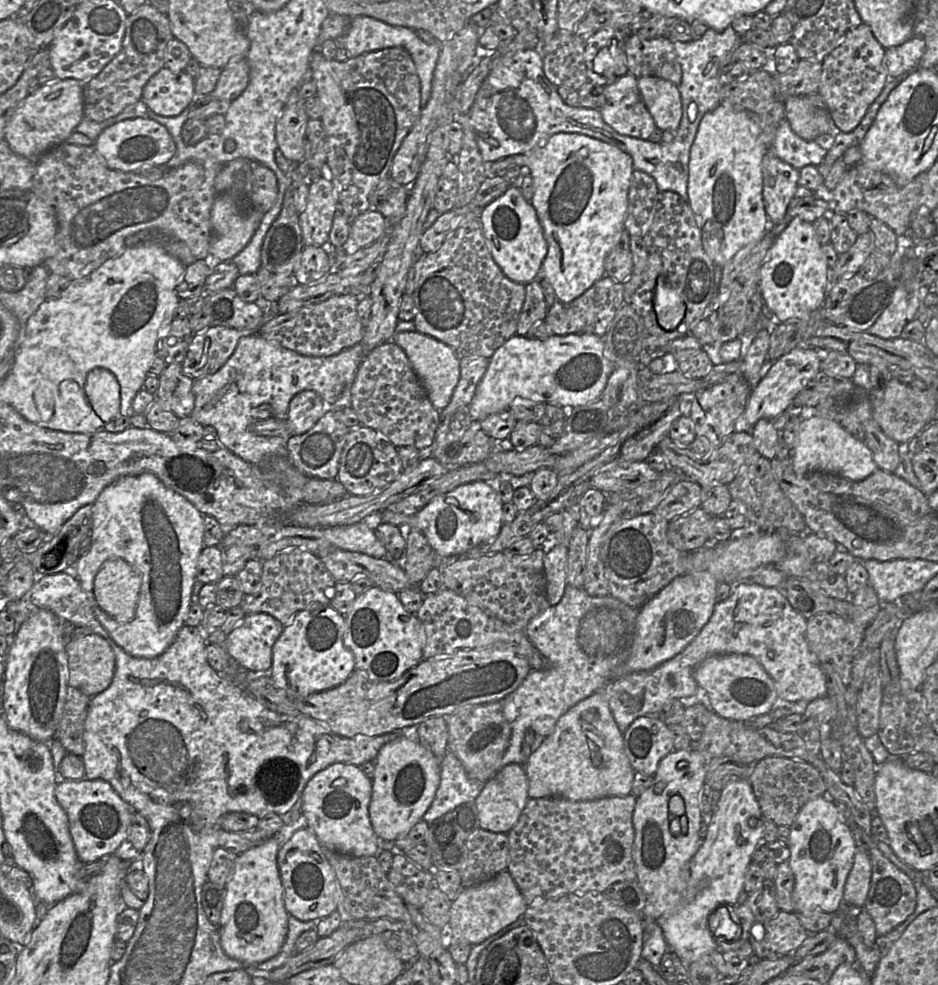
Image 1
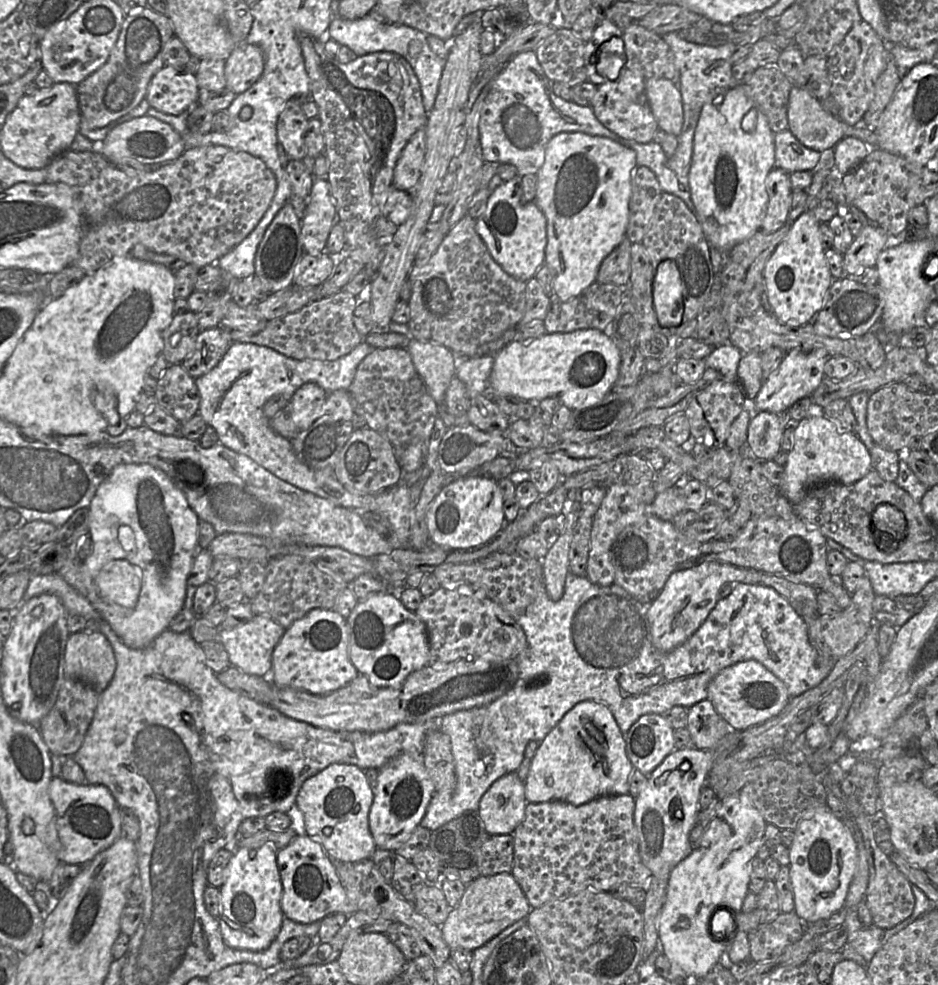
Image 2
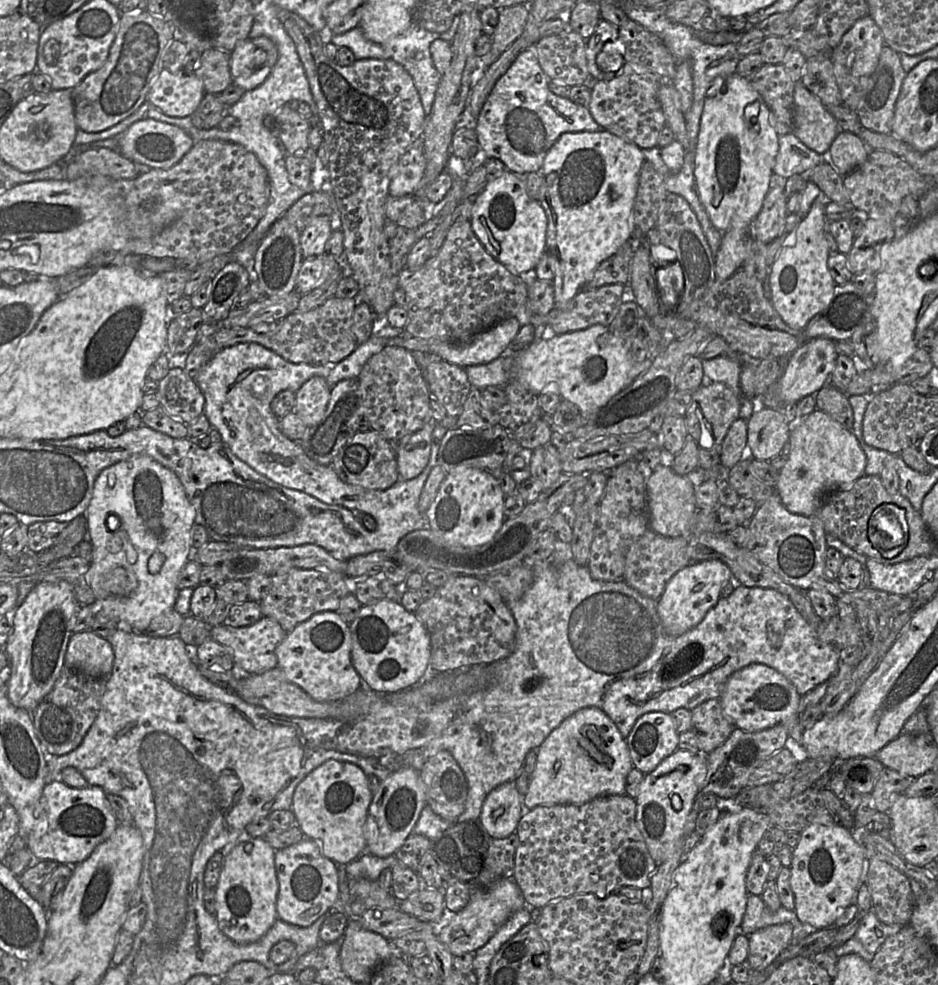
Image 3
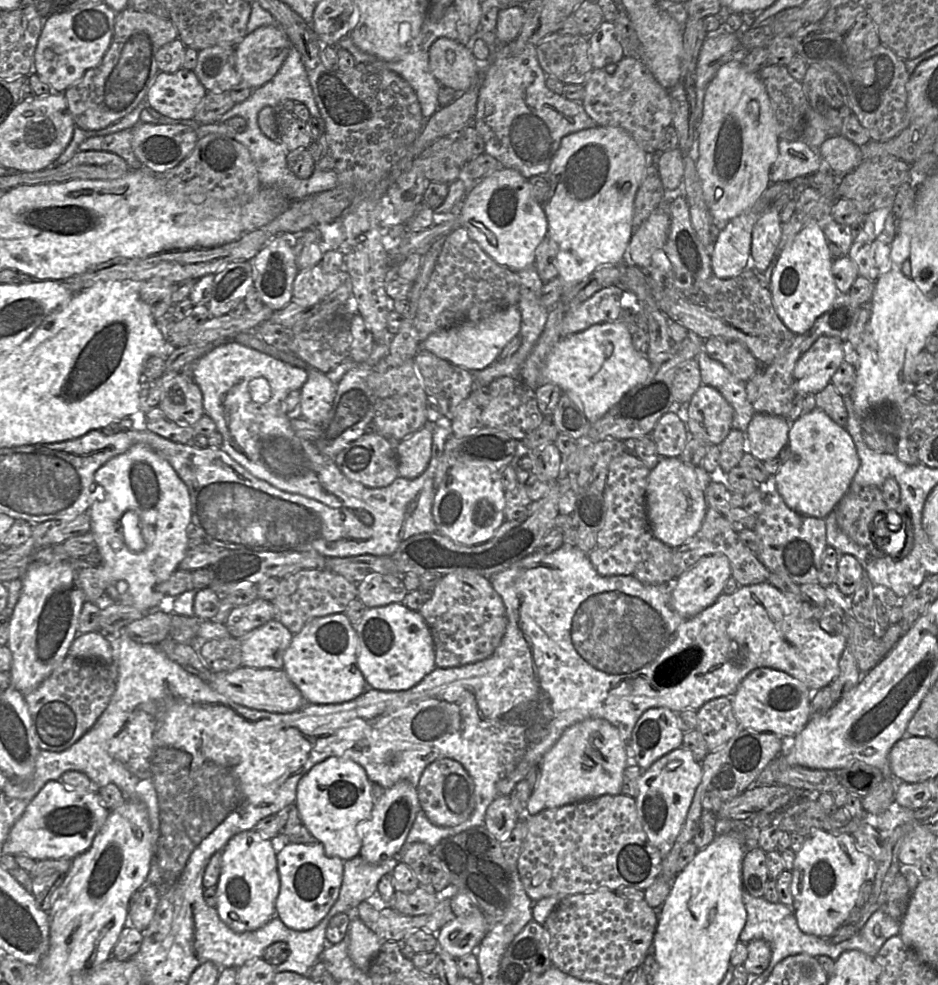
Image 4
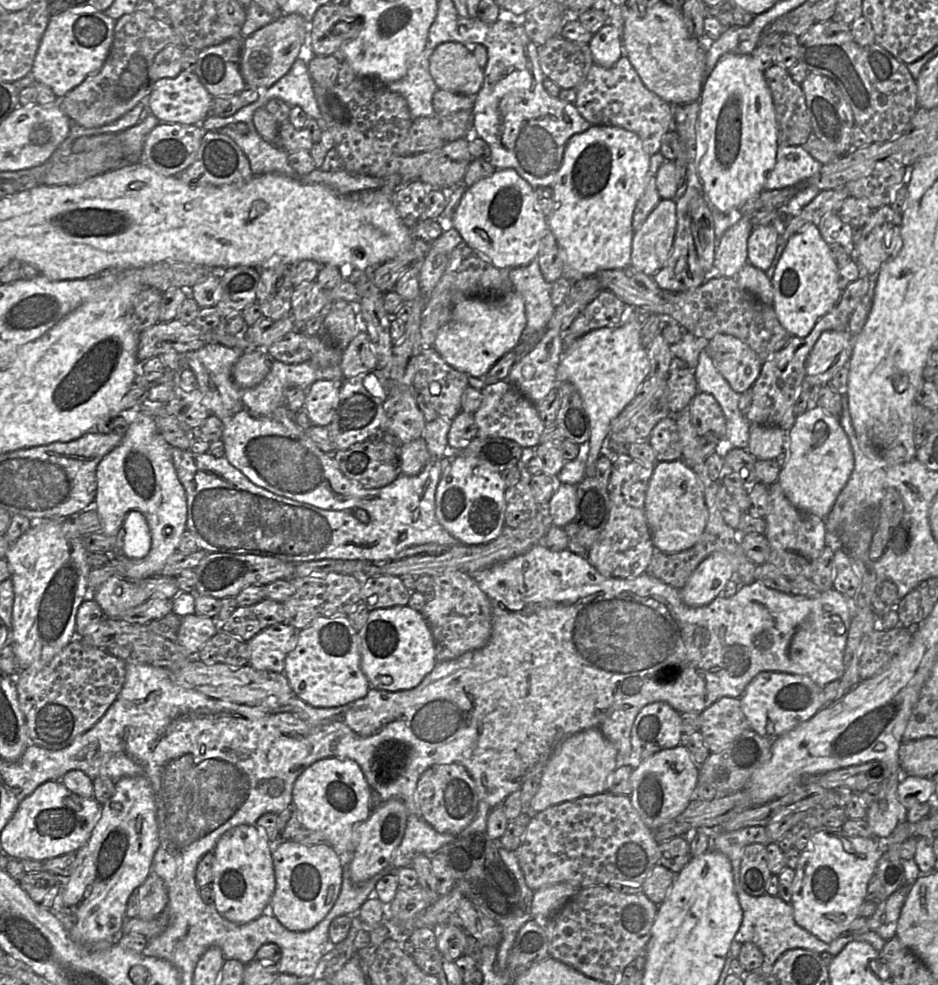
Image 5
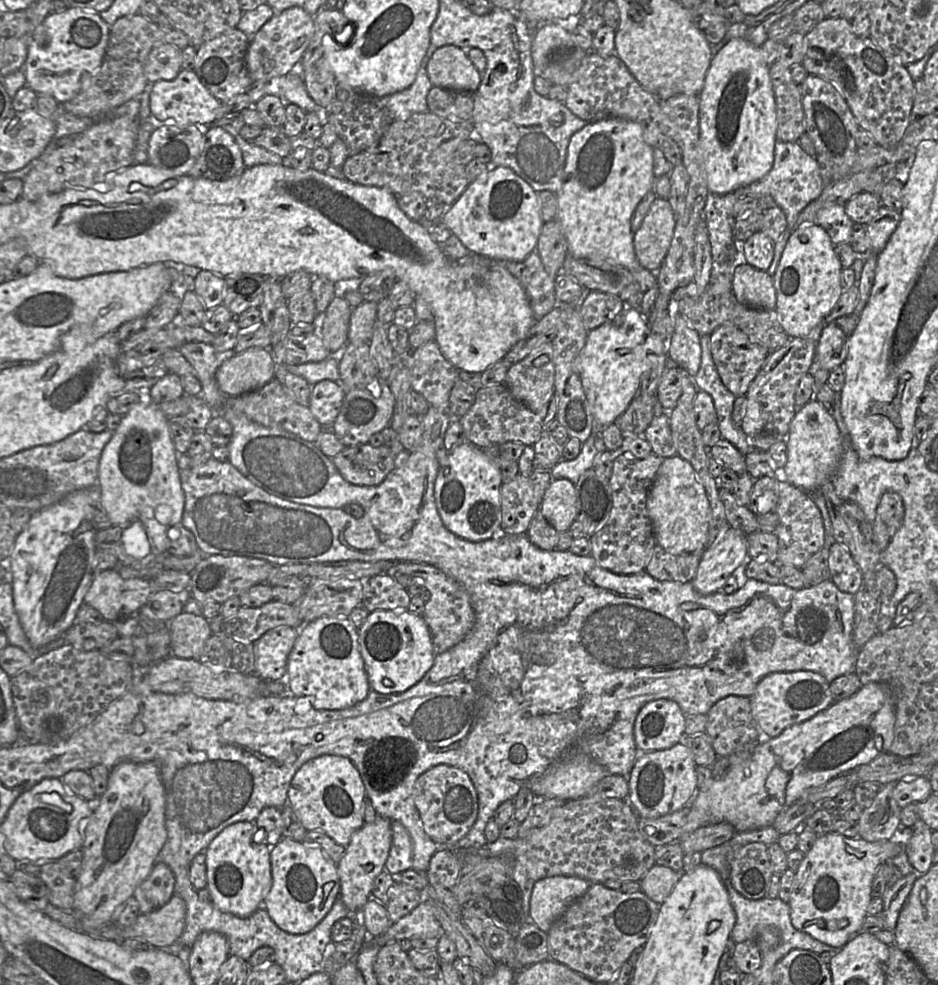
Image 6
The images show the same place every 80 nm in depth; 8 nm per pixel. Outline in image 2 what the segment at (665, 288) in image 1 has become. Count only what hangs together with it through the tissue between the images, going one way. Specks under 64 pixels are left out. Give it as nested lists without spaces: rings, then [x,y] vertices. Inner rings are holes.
[[[662,261],[652,283],[653,307],[662,327],[678,327],[682,323],[684,300],[677,263]]]

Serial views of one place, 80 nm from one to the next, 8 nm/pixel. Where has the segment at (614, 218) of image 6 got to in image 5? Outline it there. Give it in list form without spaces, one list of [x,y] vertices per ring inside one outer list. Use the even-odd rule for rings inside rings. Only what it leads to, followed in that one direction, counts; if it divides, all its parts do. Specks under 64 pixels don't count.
[[[592,125],[582,133],[573,135],[566,144],[560,169],[554,179],[554,208],[548,227],[562,250],[564,270],[562,276],[572,282],[599,271],[631,266],[633,214],[642,196],[650,172],[651,155],[645,150],[640,137],[616,126]]]

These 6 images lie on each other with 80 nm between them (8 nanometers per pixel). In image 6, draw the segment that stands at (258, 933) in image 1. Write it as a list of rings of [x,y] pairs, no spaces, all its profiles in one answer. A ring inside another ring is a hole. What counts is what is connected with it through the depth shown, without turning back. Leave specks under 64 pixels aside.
[[[240,821],[225,827],[205,850],[211,902],[221,911],[238,917],[248,917],[263,907],[272,885],[270,850],[254,822]]]

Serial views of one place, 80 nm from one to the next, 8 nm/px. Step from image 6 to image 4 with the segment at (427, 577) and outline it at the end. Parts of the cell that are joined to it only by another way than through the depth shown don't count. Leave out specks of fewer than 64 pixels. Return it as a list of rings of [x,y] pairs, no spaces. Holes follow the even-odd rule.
[[[447,574],[434,587],[430,600],[418,610],[432,632],[435,664],[454,668],[490,657],[507,628],[506,609],[489,578],[476,574]]]

